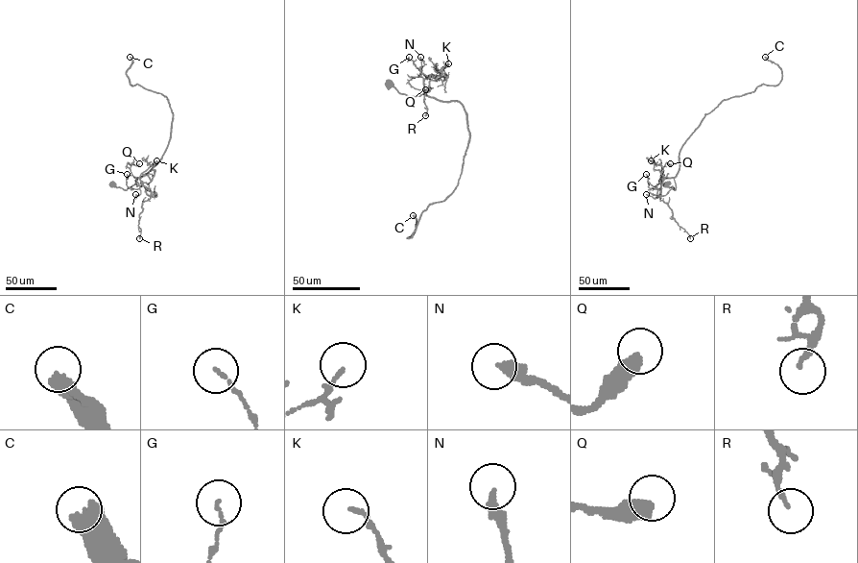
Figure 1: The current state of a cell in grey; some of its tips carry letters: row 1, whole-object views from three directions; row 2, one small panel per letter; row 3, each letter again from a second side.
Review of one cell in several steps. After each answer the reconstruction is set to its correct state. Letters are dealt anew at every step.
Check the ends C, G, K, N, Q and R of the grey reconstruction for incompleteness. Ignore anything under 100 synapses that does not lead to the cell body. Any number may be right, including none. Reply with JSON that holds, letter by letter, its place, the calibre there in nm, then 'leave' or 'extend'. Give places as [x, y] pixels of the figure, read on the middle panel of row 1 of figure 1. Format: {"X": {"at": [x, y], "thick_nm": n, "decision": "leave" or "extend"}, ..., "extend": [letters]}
{"C": {"at": [413, 215], "thick_nm": 440, "decision": "extend"}, "G": {"at": [409, 57], "thick_nm": 90, "decision": "leave"}, "K": {"at": [448, 63], "thick_nm": 100, "decision": "leave"}, "N": {"at": [420, 57], "thick_nm": 320, "decision": "leave"}, "Q": {"at": [425, 89], "thick_nm": 480, "decision": "leave"}, "R": {"at": [425, 115], "thick_nm": 150, "decision": "leave"}, "extend": ["C"]}

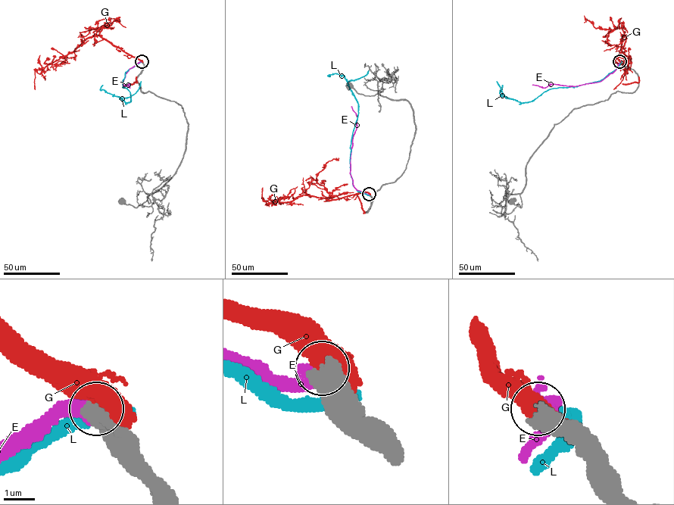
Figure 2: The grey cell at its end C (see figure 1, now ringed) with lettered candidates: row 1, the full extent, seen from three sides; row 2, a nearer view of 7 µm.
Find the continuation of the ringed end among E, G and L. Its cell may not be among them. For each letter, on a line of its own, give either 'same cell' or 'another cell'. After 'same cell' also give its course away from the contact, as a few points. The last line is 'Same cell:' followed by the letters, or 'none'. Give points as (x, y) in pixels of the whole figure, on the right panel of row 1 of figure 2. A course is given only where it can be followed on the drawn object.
E: another cell
G: another cell
L: another cell
Same cell: none

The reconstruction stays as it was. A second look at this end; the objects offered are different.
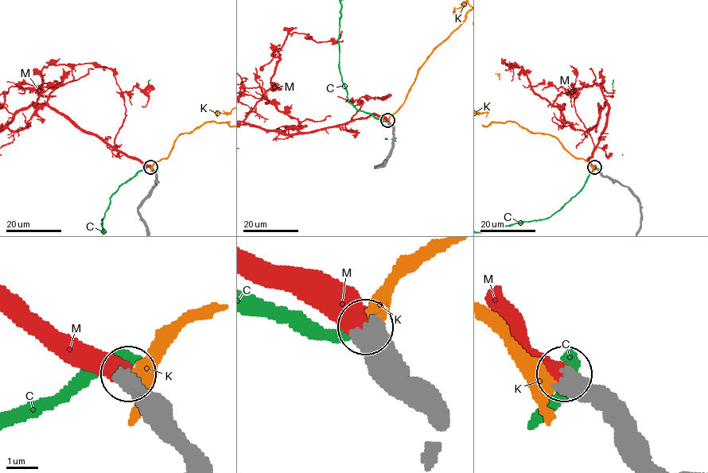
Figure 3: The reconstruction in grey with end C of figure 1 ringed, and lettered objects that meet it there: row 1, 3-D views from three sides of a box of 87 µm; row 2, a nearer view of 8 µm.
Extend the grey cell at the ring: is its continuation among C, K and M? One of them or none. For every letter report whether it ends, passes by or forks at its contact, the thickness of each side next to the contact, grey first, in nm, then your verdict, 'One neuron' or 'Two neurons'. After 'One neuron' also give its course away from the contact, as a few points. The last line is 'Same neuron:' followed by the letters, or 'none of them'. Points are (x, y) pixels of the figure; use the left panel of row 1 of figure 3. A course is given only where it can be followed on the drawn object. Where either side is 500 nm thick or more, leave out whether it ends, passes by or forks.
C: Thickness 550 nm (grey) against 500 nm. Two neurons
K: Thickness 600 nm (grey) against 420 nm. Two neurons
M: Thickness 600 nm (grey) against 650 nm. One neuron. Its course: (150, 167), (44, 105), (22, 107), (7, 125), (26, 125), (49, 63), (105, 69)
Same neuron: M

